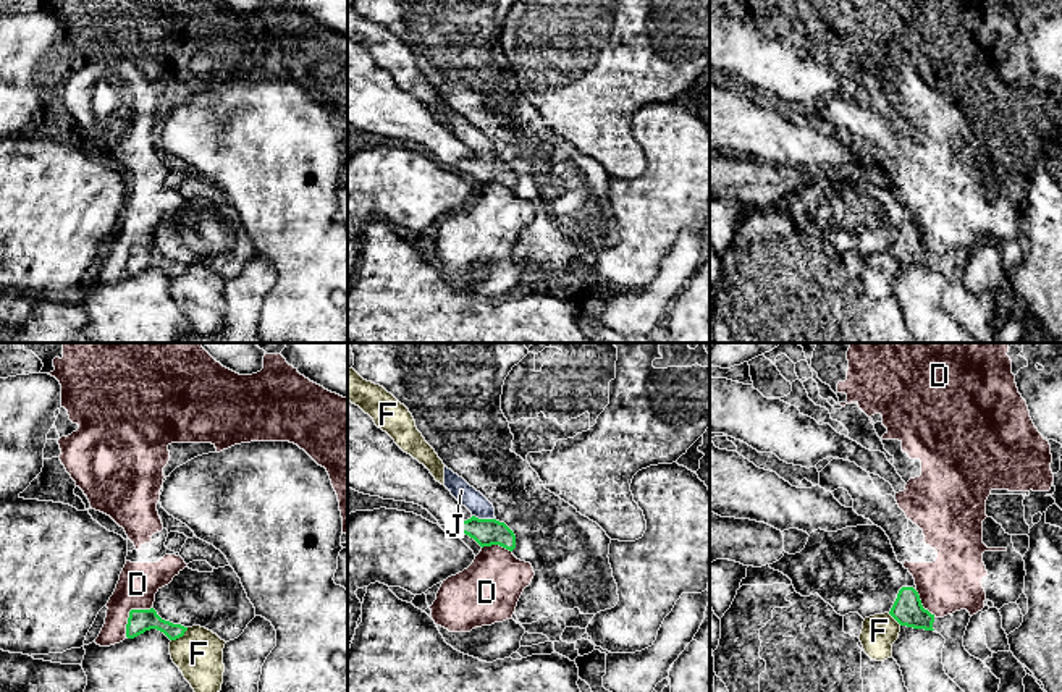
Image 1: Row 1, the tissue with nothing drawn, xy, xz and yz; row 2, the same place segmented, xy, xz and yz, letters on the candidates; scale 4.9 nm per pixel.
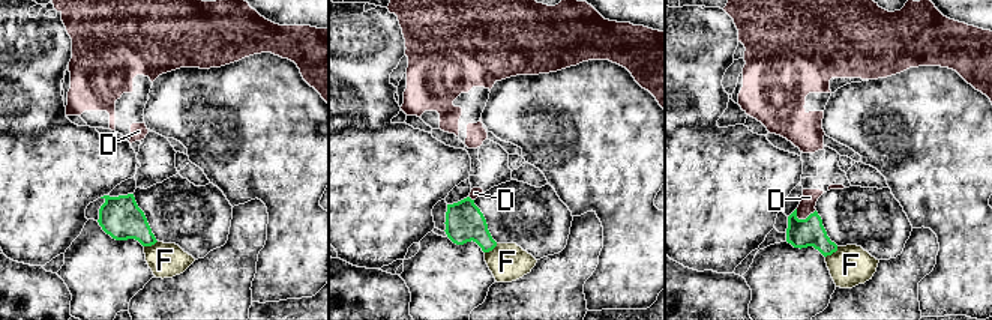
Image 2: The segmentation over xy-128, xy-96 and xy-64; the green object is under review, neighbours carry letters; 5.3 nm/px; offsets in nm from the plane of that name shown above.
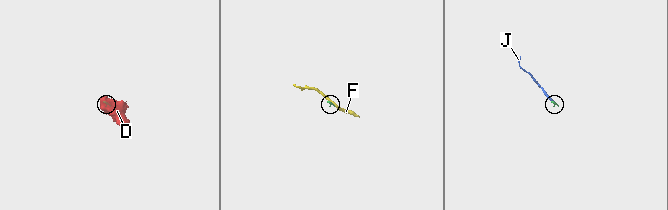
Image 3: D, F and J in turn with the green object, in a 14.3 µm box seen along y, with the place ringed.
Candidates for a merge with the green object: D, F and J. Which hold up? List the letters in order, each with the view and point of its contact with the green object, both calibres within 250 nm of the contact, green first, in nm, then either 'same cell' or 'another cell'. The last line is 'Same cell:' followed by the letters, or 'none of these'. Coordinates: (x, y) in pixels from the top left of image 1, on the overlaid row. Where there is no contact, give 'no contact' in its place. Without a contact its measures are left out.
D: meets green in xy at (130, 613); 120 nm thick on the green side, 200 nm on the other; another cell
F: meets green in xy at (180, 636); 120 nm thick on the green side, 240 nm on the other; another cell
J: meets green in xz at (484, 519); 140 nm thick on the green side, 100 nm on the other; same cell
Same cell: J

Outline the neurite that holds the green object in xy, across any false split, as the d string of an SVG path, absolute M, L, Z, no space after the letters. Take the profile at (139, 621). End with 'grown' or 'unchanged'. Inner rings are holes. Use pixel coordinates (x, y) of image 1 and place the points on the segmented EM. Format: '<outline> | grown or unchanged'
M154 608L129 611L126 624L128 639L134 639L150 629L163 632L170 640L183 637L184 632L188 631L188 627L181 624L173 624L170 621L162 619Z | unchanged

